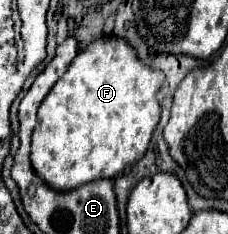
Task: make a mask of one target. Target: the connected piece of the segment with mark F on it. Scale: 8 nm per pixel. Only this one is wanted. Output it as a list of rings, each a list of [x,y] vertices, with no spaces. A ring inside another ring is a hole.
[[[103,37],[77,53],[69,71],[55,83],[37,113],[37,127],[31,137],[31,165],[43,183],[55,191],[77,189],[97,179],[115,179],[127,167],[137,163],[153,137],[161,119],[161,107],[155,97],[163,83],[161,71],[143,65],[135,49],[117,37]]]

